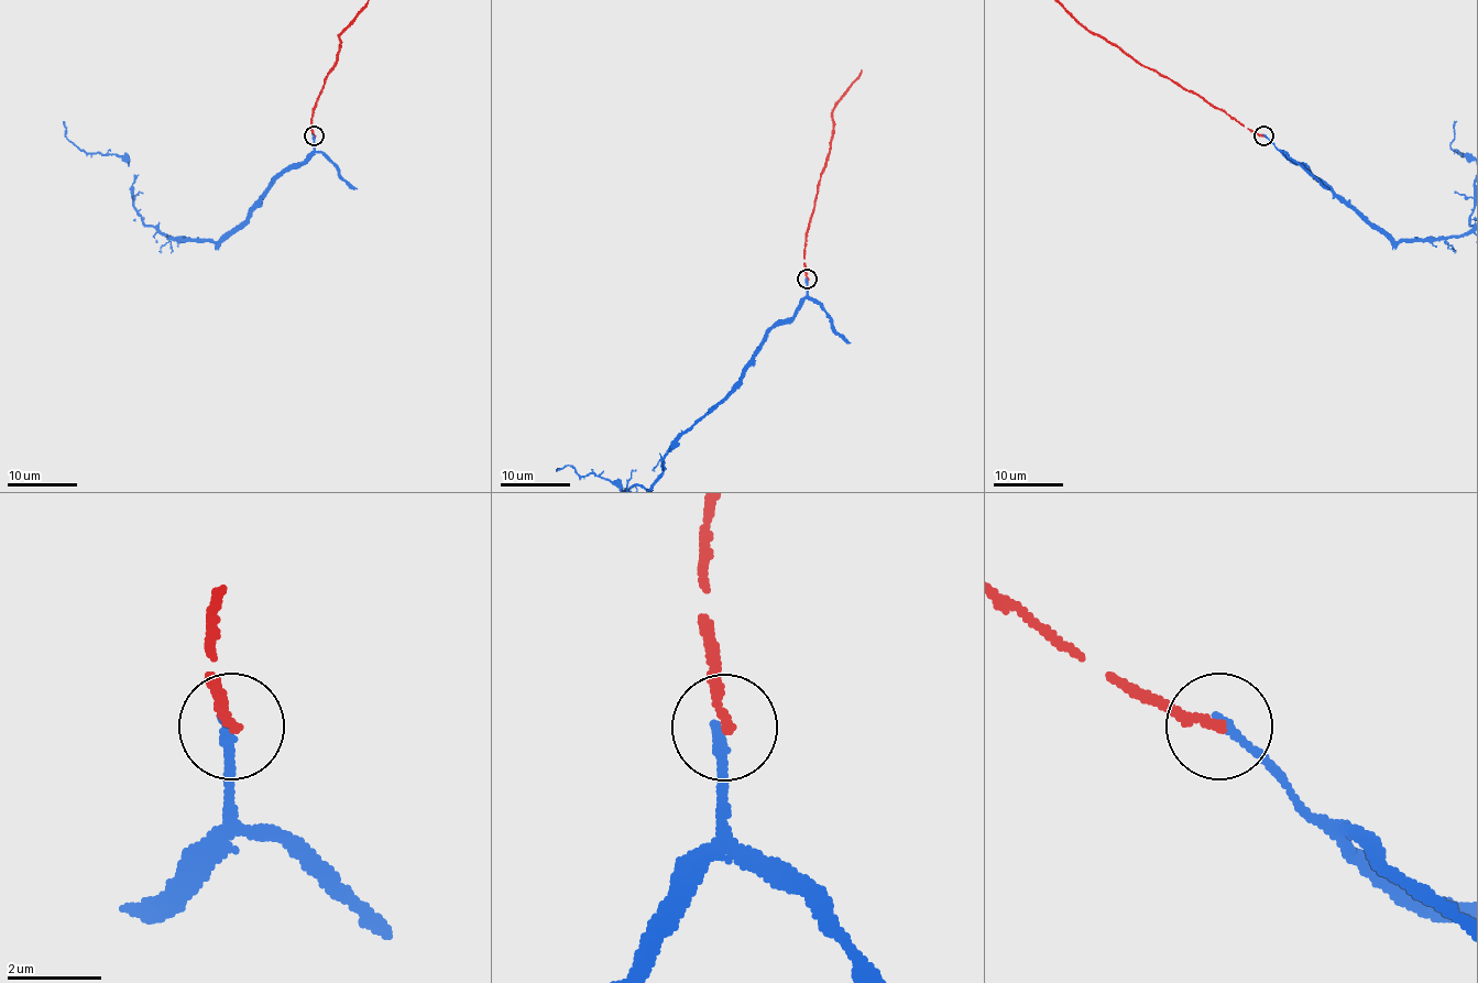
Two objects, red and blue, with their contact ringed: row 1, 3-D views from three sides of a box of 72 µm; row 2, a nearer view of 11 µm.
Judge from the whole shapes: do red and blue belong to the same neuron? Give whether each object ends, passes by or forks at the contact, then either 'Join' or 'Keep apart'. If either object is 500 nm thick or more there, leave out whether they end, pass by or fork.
At the ring red ends. At the ring blue ends. Keep apart

